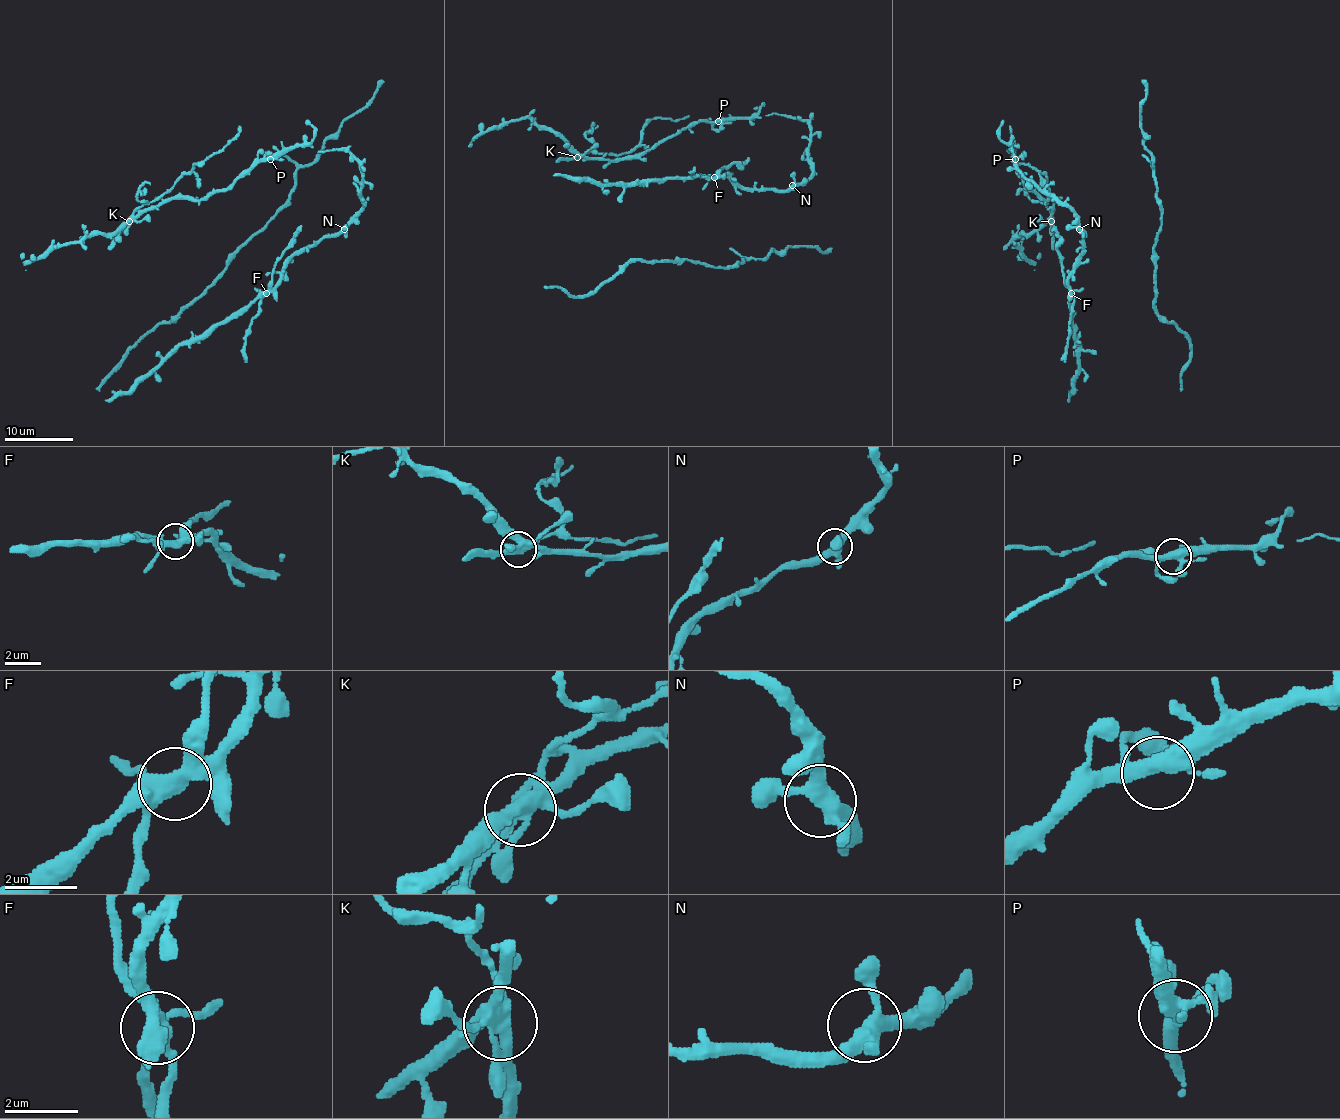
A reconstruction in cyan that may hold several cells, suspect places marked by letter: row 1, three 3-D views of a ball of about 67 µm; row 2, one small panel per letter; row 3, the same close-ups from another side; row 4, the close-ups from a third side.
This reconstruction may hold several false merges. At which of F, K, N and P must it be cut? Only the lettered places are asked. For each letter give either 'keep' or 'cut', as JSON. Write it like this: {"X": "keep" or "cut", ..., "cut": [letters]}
{"F": "cut", "K": "cut", "N": "keep", "P": "keep", "cut": ["F", "K"]}

